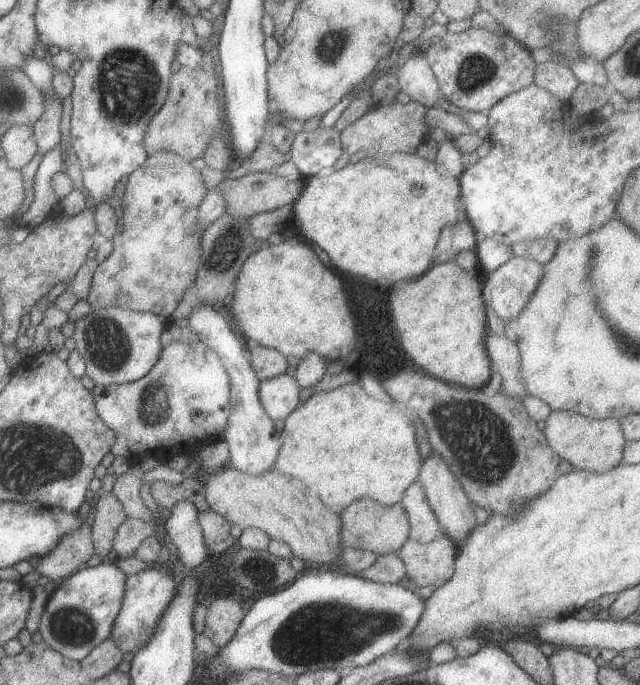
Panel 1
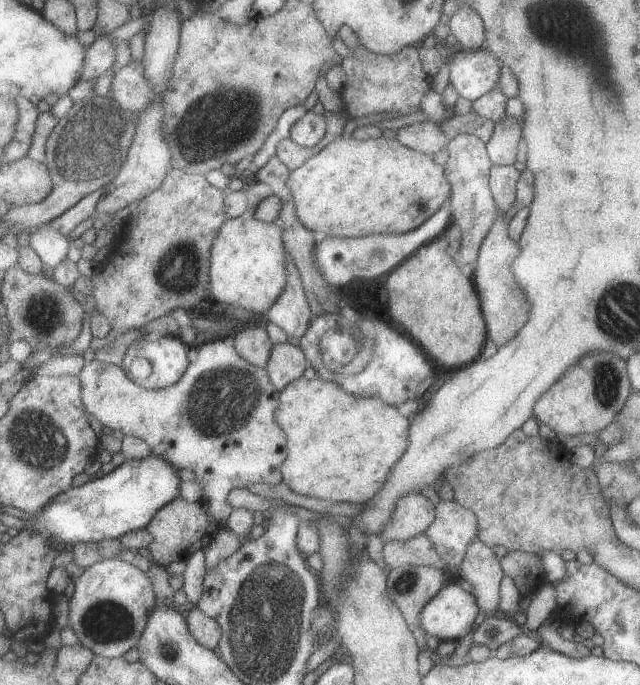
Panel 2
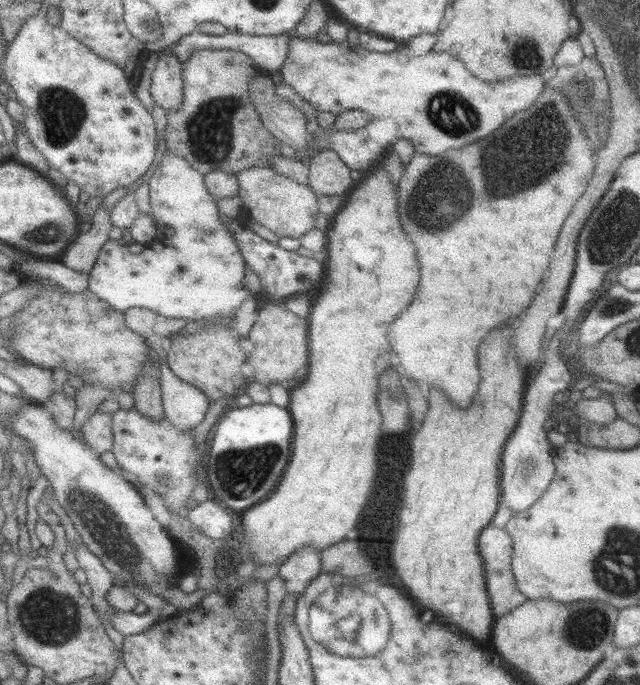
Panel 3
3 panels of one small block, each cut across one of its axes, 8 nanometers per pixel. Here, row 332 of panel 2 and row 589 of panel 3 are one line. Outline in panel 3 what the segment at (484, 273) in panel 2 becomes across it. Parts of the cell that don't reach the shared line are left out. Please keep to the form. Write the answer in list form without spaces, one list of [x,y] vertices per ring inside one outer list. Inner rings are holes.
[[[489,524],[480,530],[478,547],[484,562],[486,591],[495,618],[511,612],[527,600],[513,588],[513,575],[509,574],[511,546],[511,538],[503,527]]]

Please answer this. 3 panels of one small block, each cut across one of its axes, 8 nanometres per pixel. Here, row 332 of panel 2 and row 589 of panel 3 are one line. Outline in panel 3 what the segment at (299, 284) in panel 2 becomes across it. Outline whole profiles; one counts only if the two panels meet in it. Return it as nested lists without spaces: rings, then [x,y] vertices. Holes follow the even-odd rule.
[[[303,547],[288,556],[278,574],[285,579],[288,593],[295,593],[299,598],[308,584],[322,573],[322,566],[322,551],[317,547]]]

